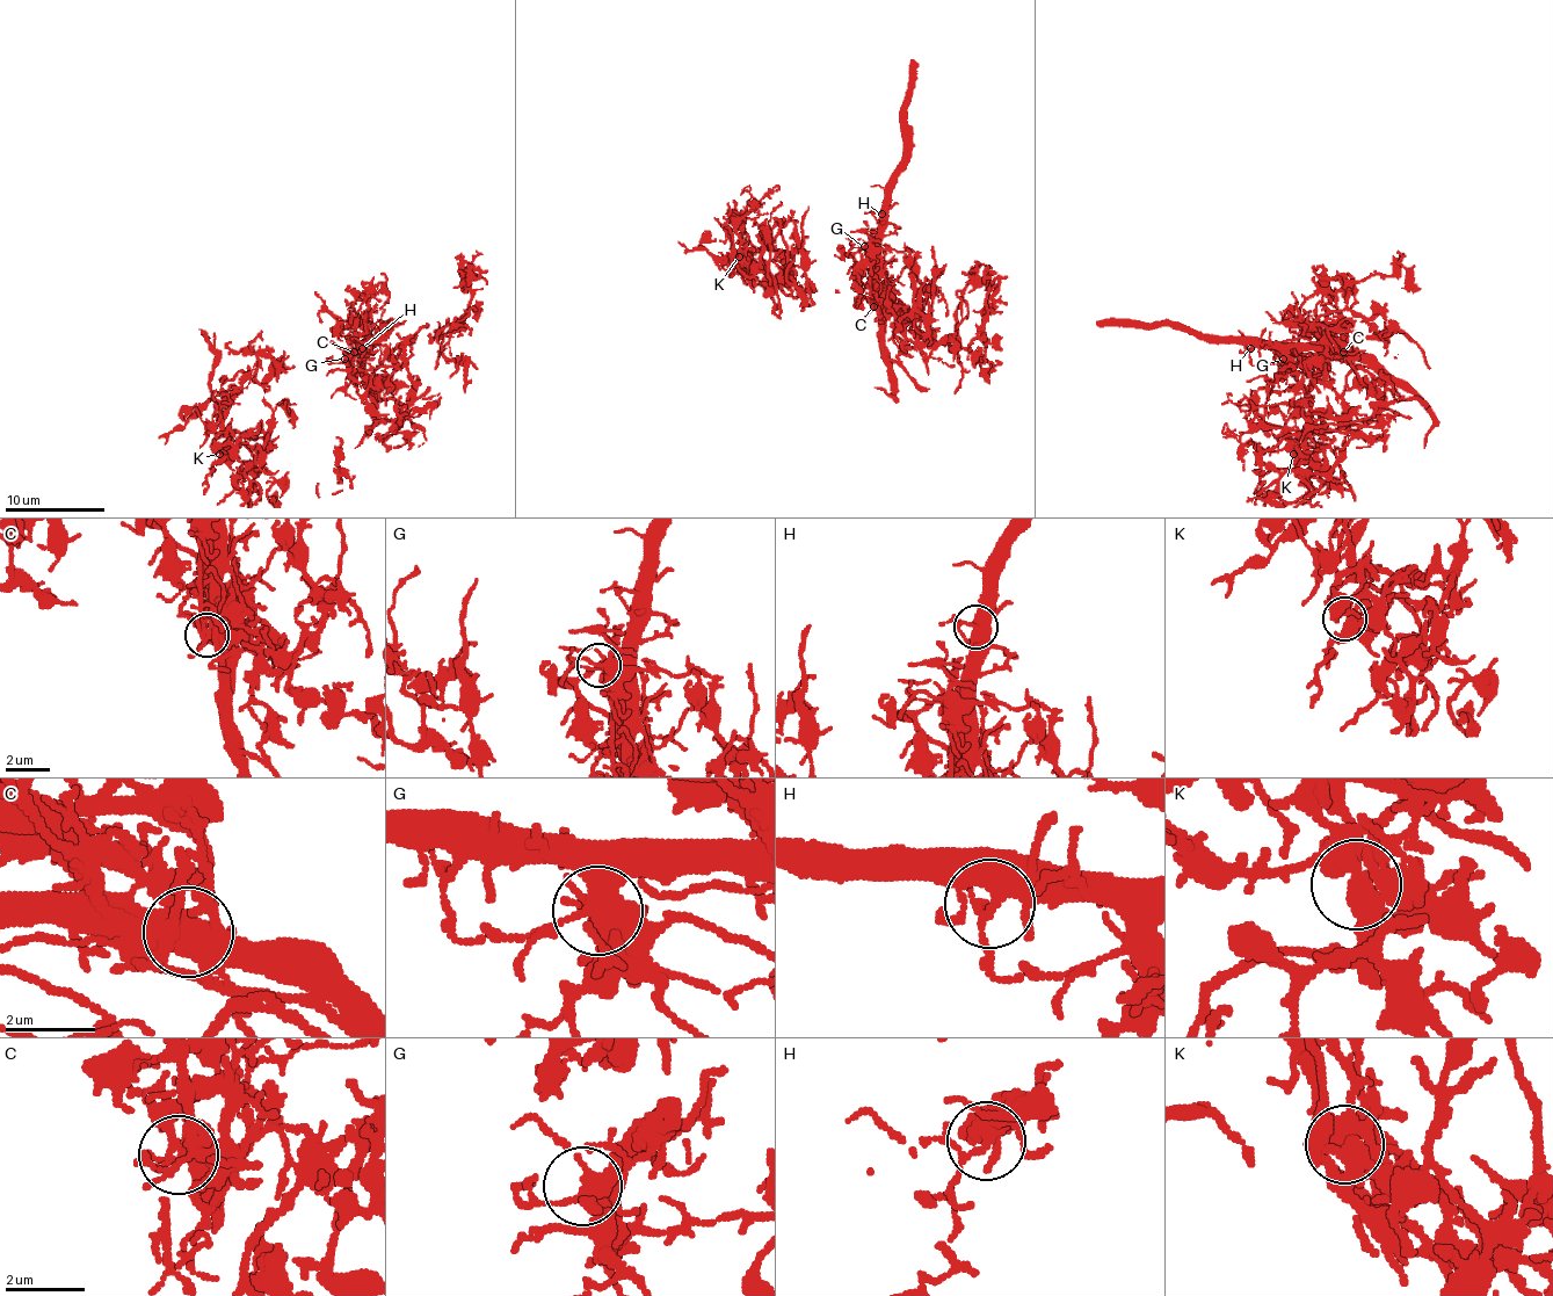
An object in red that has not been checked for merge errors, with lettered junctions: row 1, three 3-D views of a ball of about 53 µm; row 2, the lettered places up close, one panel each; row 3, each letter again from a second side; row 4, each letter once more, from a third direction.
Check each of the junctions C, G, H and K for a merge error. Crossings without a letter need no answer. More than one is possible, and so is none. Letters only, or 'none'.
C

